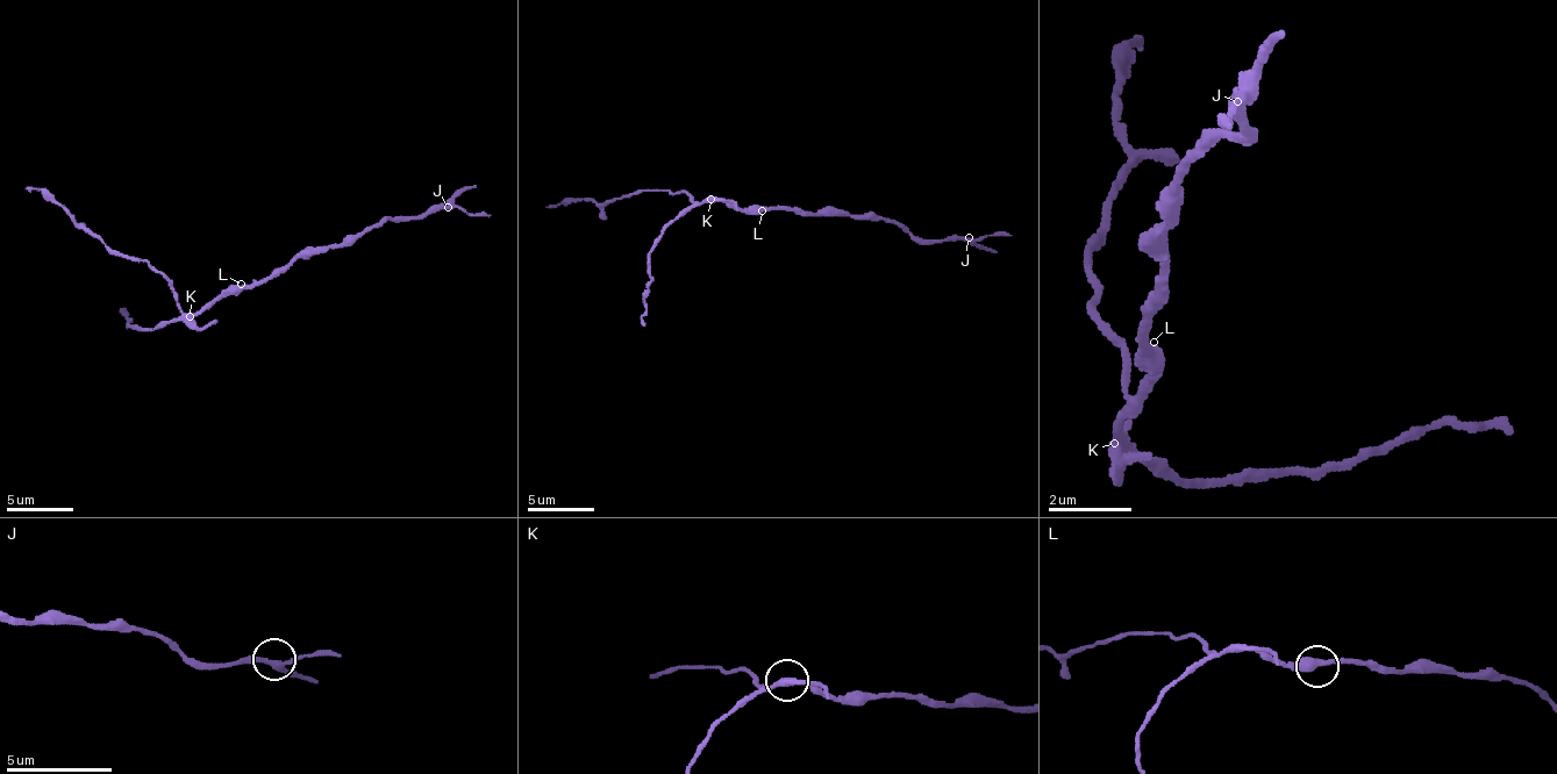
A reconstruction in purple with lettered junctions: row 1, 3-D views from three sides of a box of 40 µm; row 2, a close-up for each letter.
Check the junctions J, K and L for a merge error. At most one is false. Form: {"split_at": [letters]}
{"split_at": ["K"]}

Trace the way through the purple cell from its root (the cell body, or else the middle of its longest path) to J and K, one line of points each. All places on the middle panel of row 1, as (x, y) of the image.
J: (758, 207), (799, 207), (815, 214), (876, 214), (926, 241), (969, 237)
K: (758, 207), (731, 207), (712, 198)

